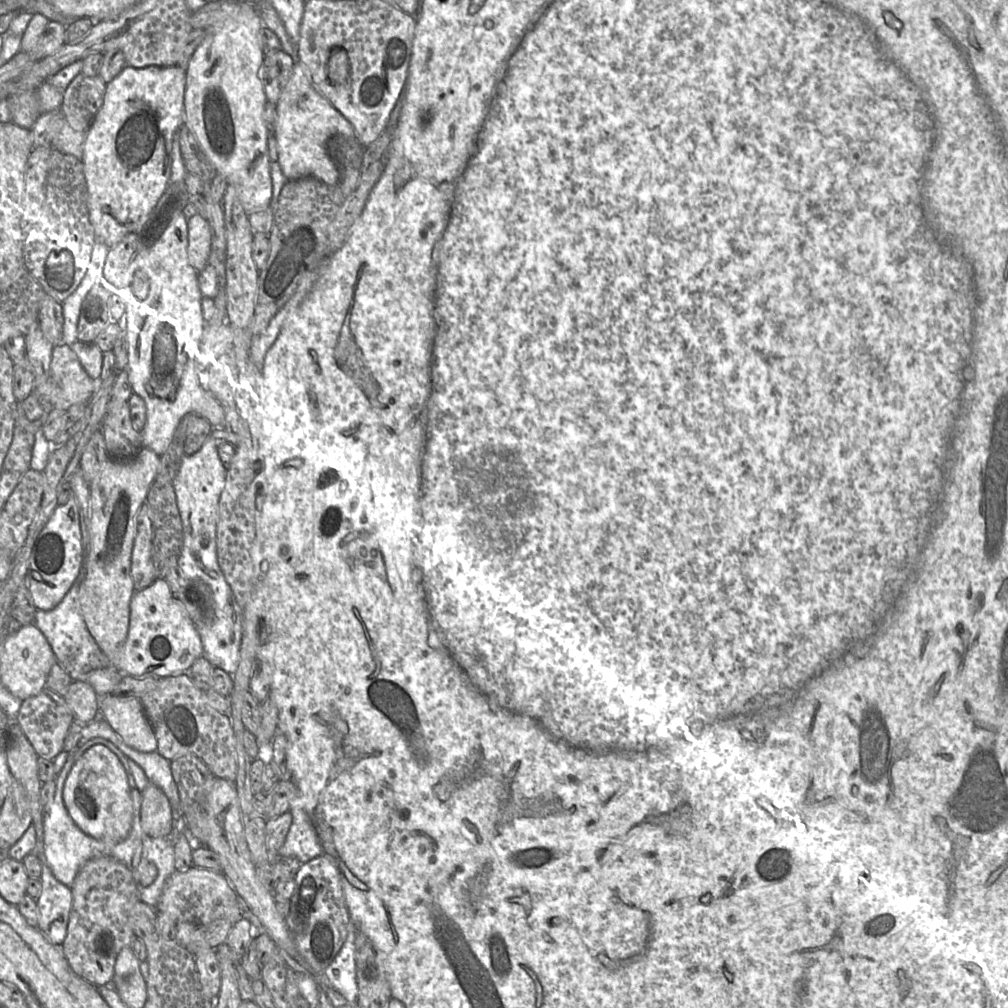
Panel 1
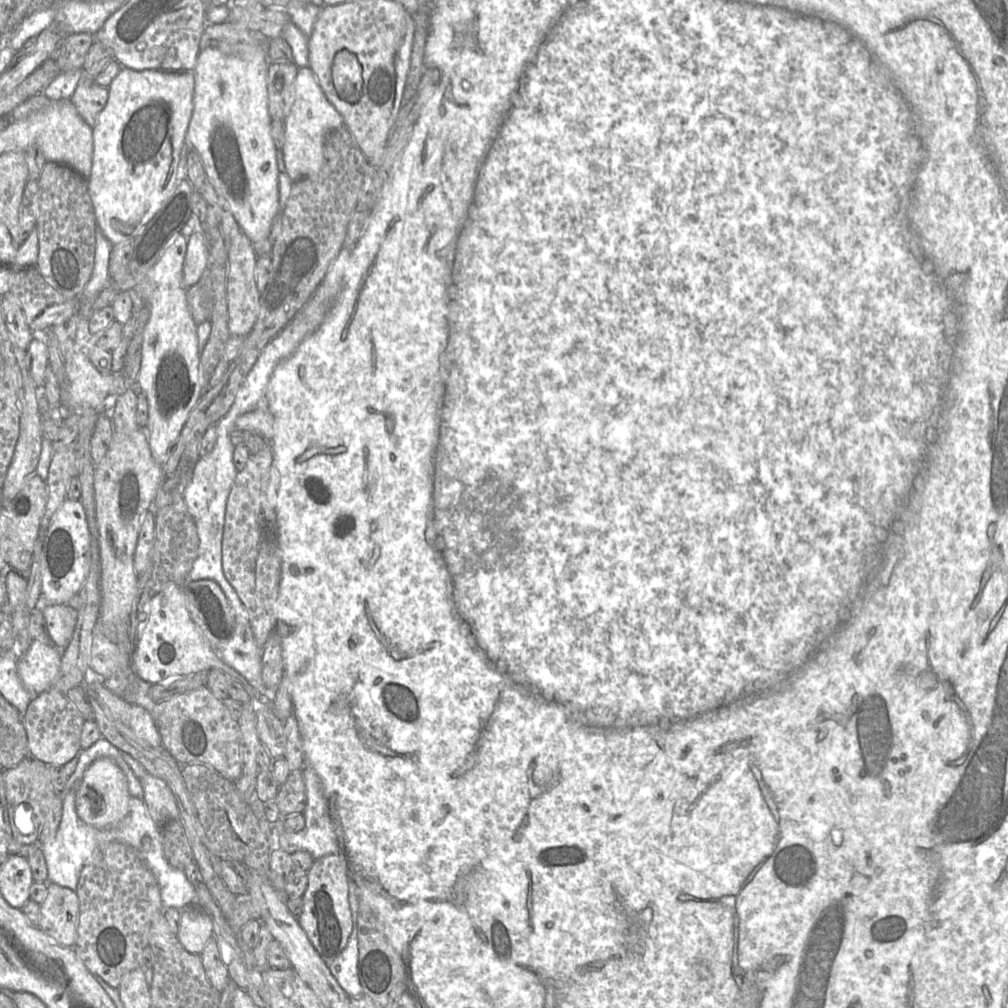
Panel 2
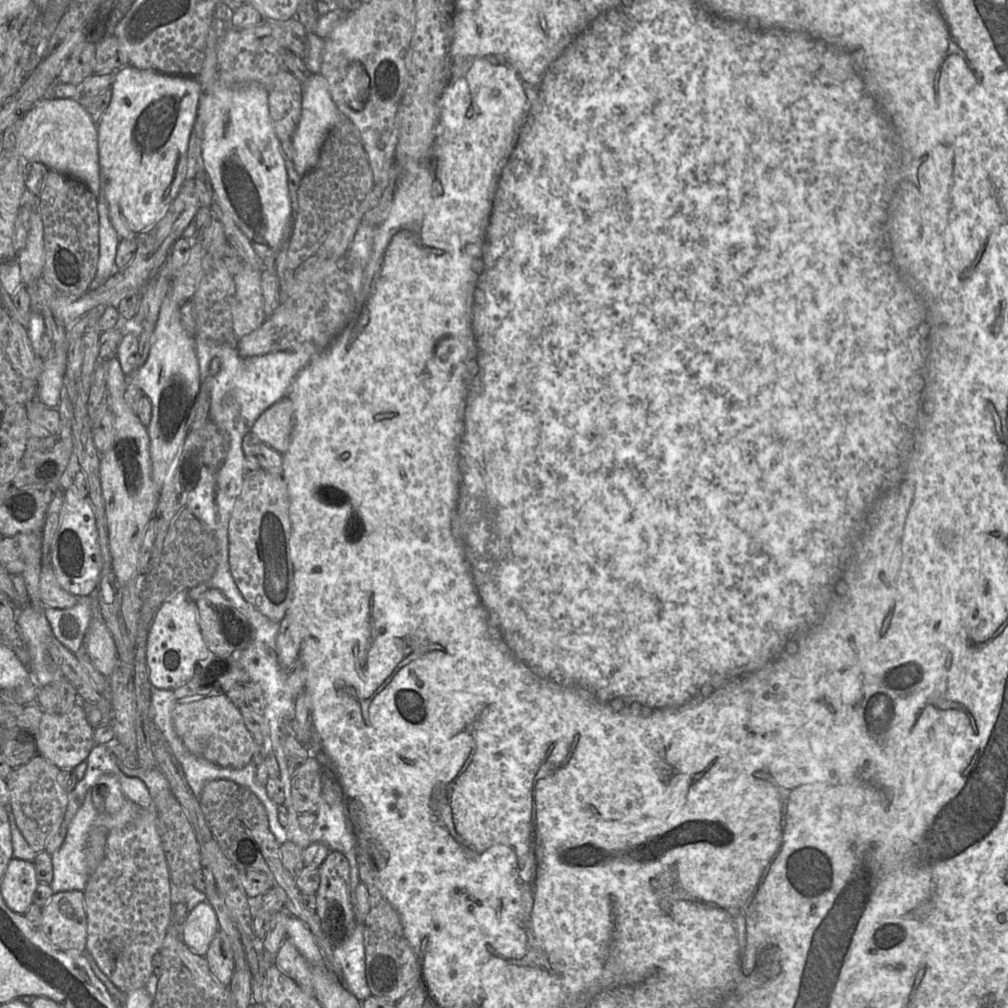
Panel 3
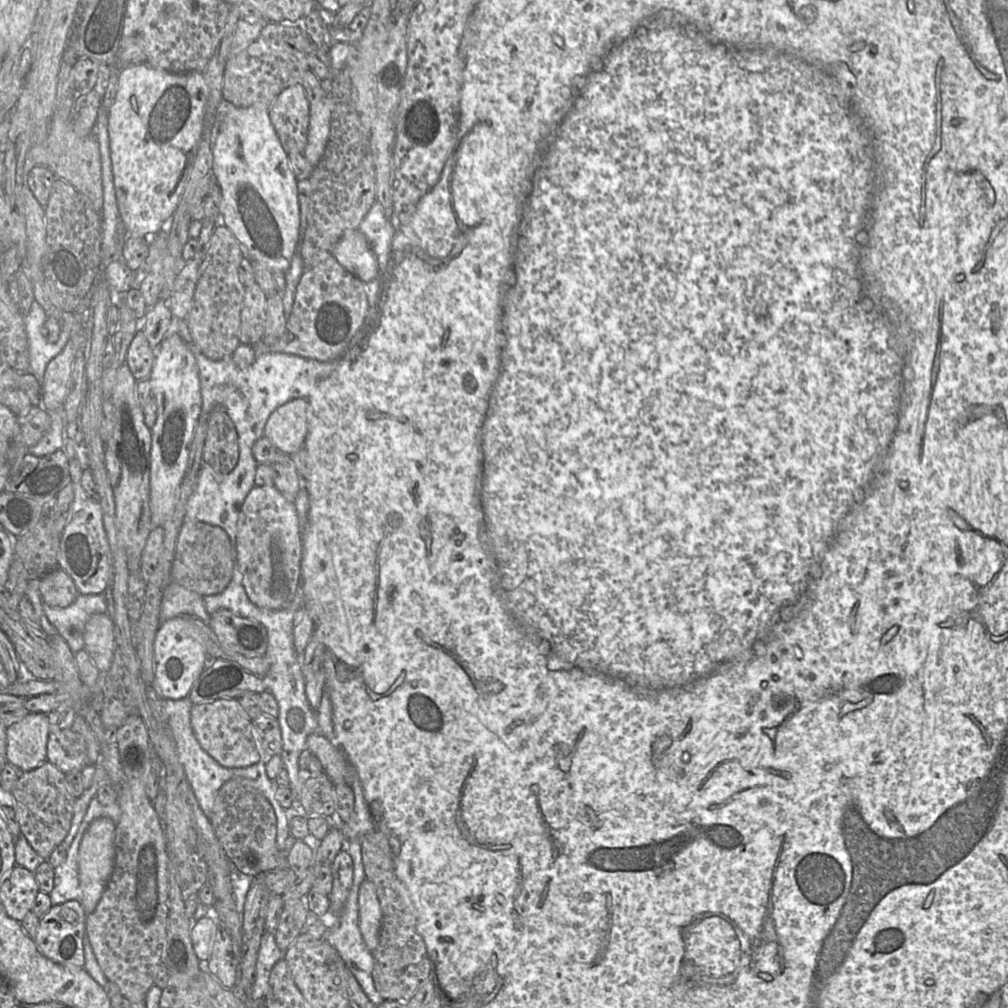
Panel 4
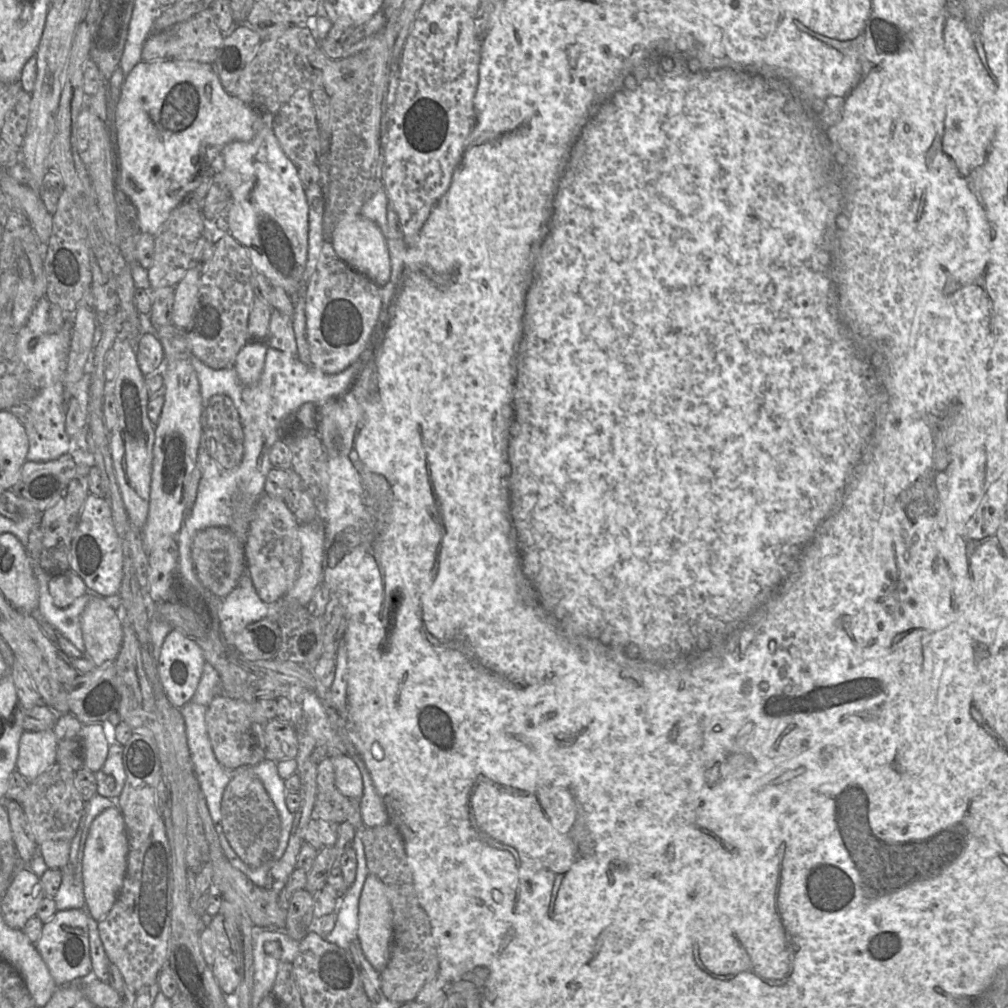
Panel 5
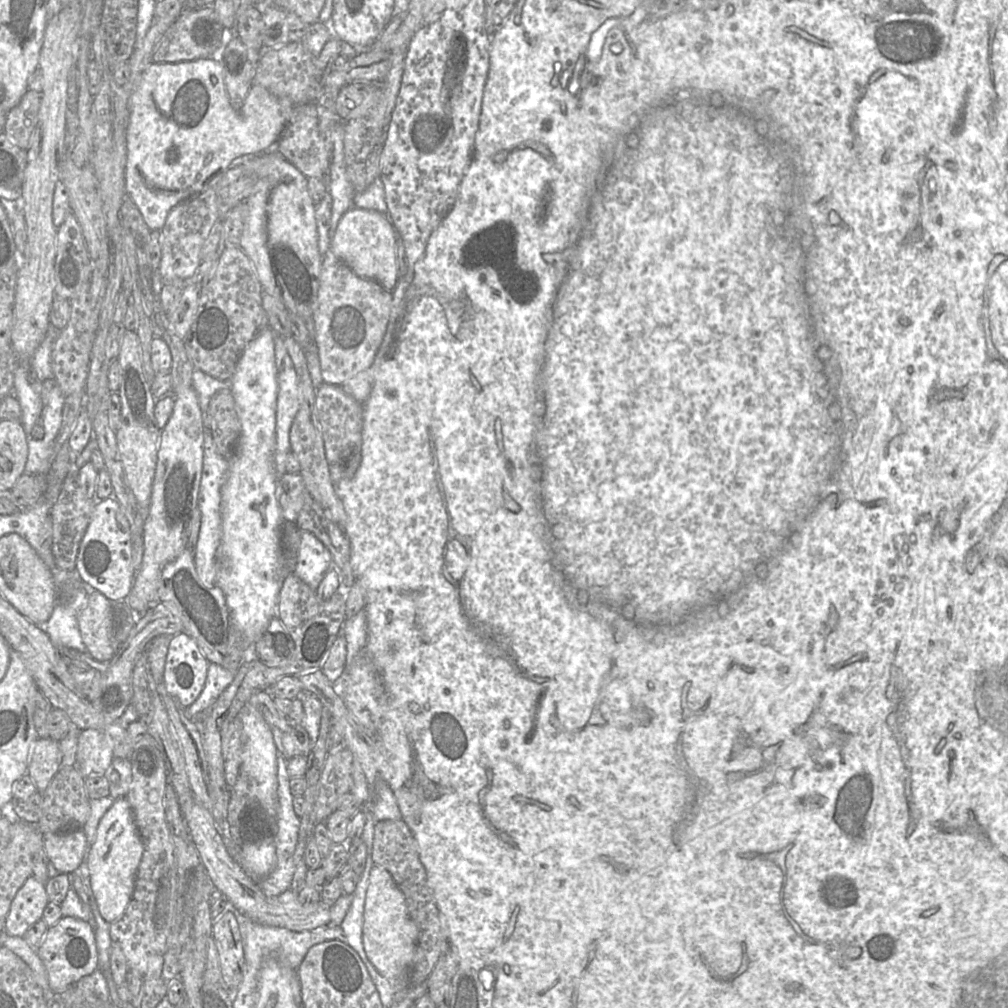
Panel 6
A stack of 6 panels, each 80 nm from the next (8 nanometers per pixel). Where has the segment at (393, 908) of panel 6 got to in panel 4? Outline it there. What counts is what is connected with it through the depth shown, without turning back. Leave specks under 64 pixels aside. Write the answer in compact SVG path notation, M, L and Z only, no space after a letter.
M366 878L359 888L358 911L360 932L372 953L379 942L382 912L375 886Z

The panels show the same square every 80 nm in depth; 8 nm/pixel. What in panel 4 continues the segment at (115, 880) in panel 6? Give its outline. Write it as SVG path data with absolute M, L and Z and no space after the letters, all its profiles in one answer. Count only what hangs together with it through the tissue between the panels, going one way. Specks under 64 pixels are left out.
M103 816L95 819L86 830L79 849L80 902L86 912L93 912L101 899L106 884L112 874L115 860L116 821Z

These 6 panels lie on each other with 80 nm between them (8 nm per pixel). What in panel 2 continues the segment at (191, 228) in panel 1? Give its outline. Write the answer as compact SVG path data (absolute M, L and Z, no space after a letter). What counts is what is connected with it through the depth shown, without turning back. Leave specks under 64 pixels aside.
M194 232L187 238L187 250L183 263L183 284L186 289L198 283L209 264L205 234Z

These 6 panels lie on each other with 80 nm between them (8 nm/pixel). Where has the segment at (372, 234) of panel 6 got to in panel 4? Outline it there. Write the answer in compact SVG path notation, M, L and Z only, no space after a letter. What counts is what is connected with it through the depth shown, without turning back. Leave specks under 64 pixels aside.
M358 230L346 231L333 249L337 261L364 282L378 280L381 269L366 237Z

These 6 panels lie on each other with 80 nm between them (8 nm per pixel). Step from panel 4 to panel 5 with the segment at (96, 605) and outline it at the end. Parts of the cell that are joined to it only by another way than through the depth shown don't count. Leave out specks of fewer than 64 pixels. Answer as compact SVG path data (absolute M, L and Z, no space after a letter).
M33 563L33 568L34 568L34 573L35 573L35 575L36 575L36 577L37 577L37 580L38 580L38 583L39 583L39 608L38 608L38 610L39 610L40 613L42 614L43 618L44 618L46 621L48 621L51 625L53 625L53 626L54 626L66 639L68 639L77 649L79 649L79 650L82 651L82 652L85 652L86 647L85 647L85 643L84 643L84 639L83 639L83 633L82 633L82 627L81 627L81 616L82 616L82 613L83 613L83 611L85 610L86 606L88 605L88 603L89 603L94 597L99 597L99 596L101 596L101 597L102 597L103 599L105 599L105 601L106 601L109 605L111 605L114 609L118 609L119 606L121 605L121 598L120 598L120 596L119 596L119 595L102 596L102 595L98 594L97 592L92 591L92 590L90 590L90 589L87 588L87 593L85 593L84 595L78 597L70 606L68 606L67 608L58 608L58 607L55 605L55 603L54 603L54 601L53 601L53 598L52 598L52 596L51 596L50 593L49 593L49 587L48 587L48 585L49 585L49 574L48 574L48 572L45 571L44 569L42 569L42 568L39 566L38 563Z

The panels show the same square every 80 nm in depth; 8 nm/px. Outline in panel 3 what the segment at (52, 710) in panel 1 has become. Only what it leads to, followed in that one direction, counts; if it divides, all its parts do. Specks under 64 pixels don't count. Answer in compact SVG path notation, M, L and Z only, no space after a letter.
M76 704L68 712L62 714L44 712L35 735L37 752L60 769L73 769L86 761L95 746L93 732L94 729L80 704Z

